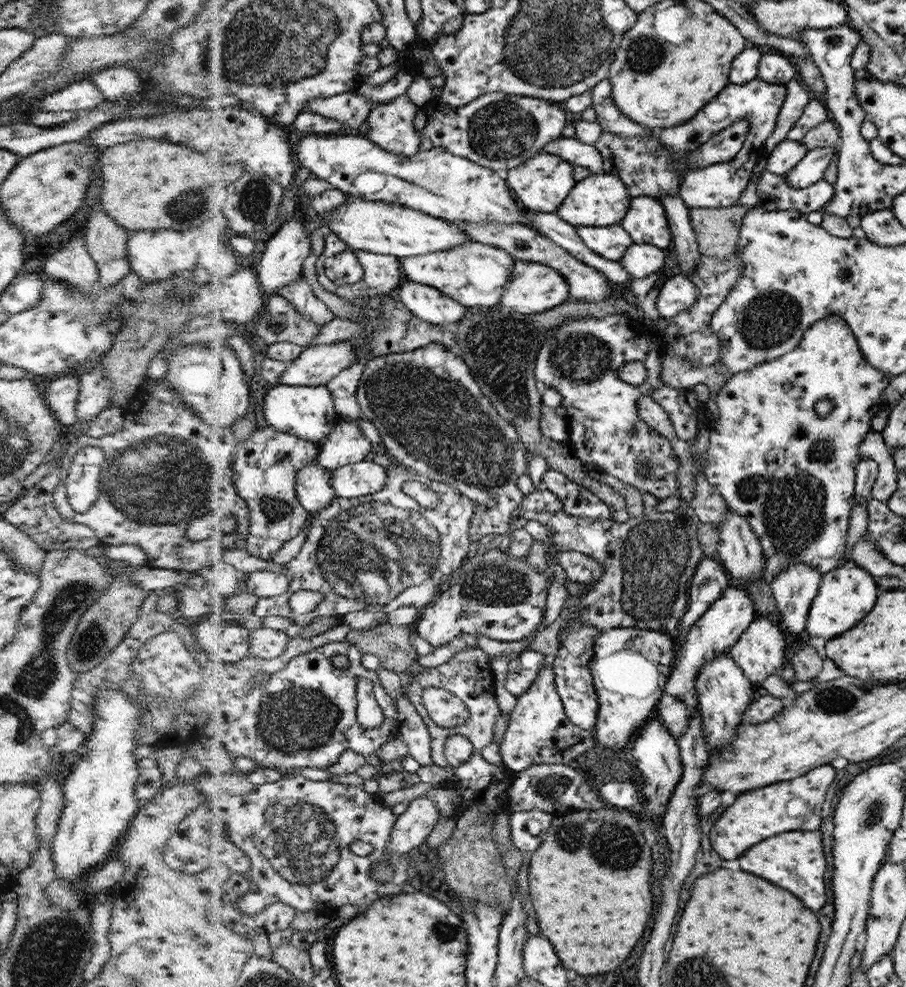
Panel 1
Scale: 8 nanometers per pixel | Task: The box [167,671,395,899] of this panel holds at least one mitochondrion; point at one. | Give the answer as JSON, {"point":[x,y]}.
{"point":[308,851]}

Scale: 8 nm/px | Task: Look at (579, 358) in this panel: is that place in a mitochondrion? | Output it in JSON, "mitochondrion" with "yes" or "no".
{"mitochondrion":"yes"}

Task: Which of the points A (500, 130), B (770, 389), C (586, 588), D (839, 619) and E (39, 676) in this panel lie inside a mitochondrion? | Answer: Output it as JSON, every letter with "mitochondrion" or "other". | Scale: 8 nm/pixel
{"A":"mitochondrion","B":"other","C":"other","D":"other","E":"mitochondrion"}

